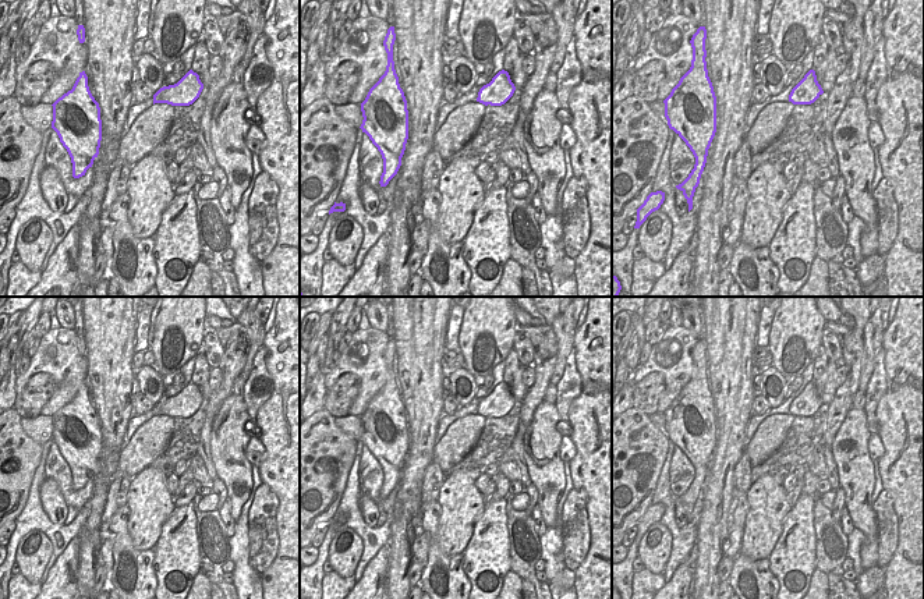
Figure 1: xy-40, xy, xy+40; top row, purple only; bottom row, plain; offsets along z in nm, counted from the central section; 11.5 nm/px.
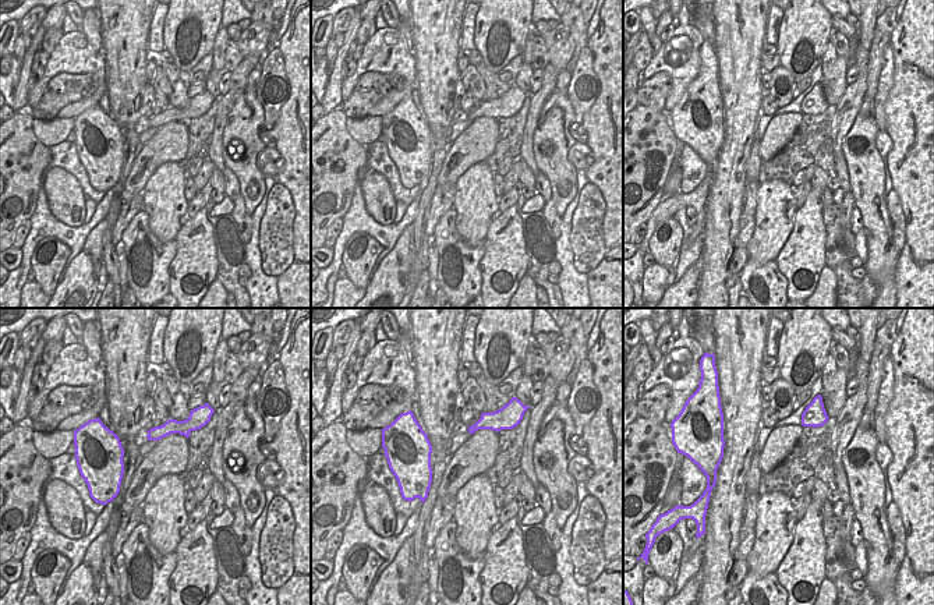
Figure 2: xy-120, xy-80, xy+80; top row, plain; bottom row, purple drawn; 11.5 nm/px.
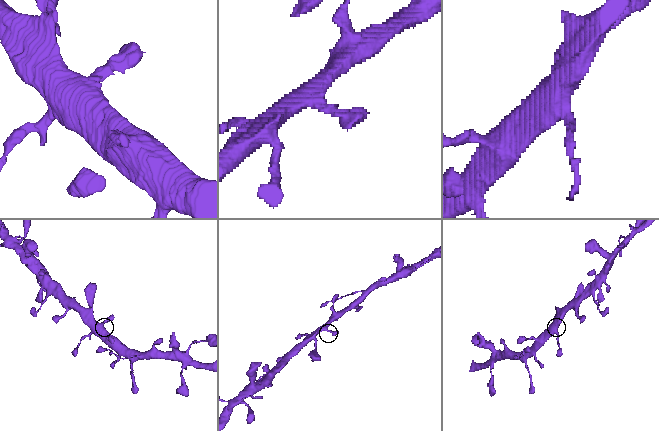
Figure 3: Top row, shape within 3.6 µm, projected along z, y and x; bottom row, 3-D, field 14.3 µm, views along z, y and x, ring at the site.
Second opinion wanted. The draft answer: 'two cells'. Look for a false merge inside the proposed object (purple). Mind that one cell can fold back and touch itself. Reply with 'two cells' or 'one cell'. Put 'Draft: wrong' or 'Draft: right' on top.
Draft: wrong
one cell

